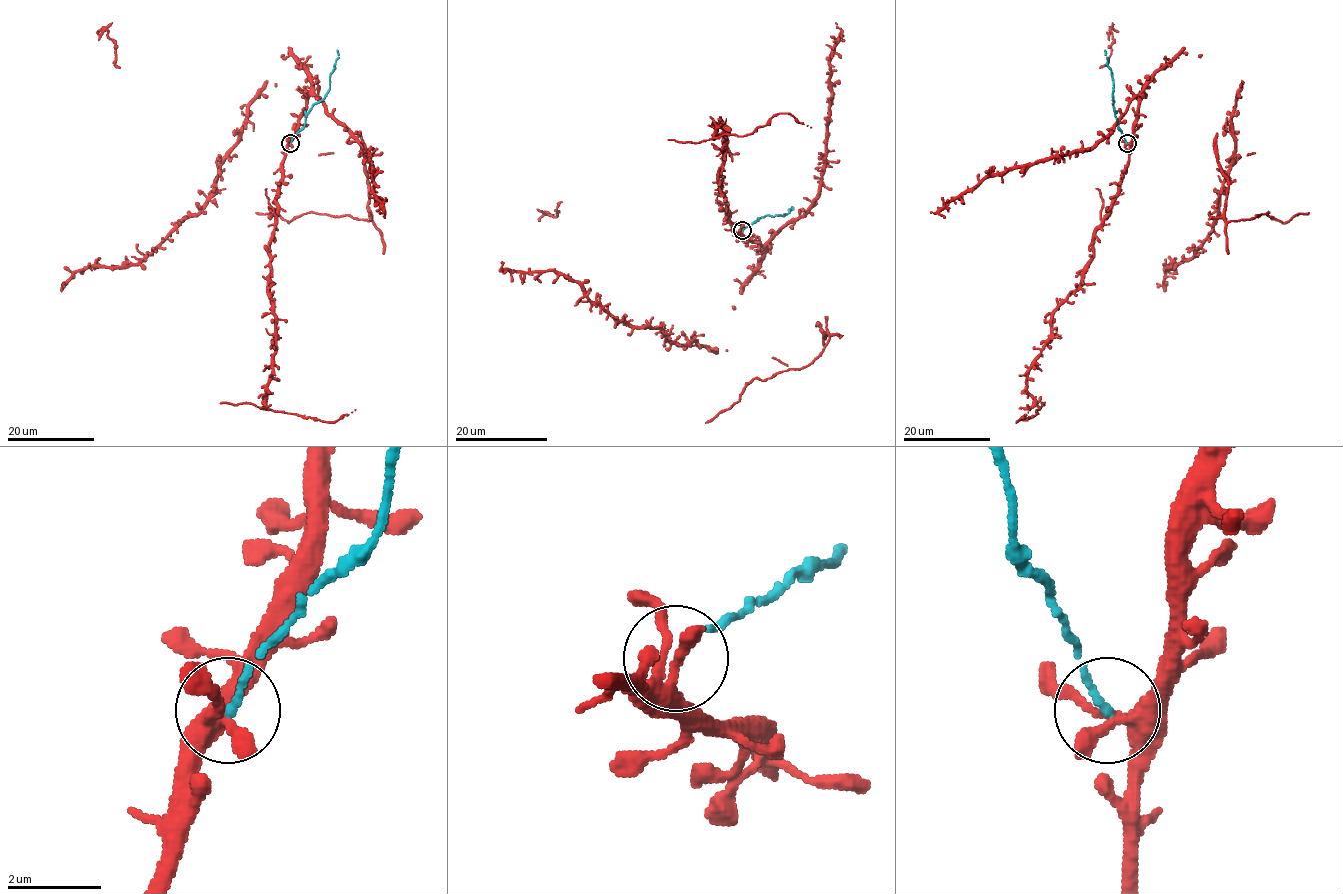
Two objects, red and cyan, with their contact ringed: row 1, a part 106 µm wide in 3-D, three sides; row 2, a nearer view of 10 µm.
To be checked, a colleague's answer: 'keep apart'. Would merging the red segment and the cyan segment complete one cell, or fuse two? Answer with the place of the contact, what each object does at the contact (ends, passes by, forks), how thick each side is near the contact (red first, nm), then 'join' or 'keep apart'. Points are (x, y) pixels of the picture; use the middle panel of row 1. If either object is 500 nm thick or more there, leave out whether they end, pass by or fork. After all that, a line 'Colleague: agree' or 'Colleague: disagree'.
at (742, 230); red forks there; cyan ends there; 300 nm thick on the red side, 150 nm on the other; keep apart
Colleague: agree

